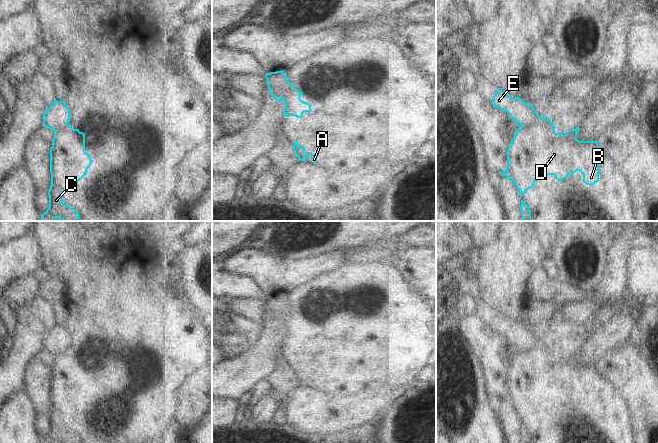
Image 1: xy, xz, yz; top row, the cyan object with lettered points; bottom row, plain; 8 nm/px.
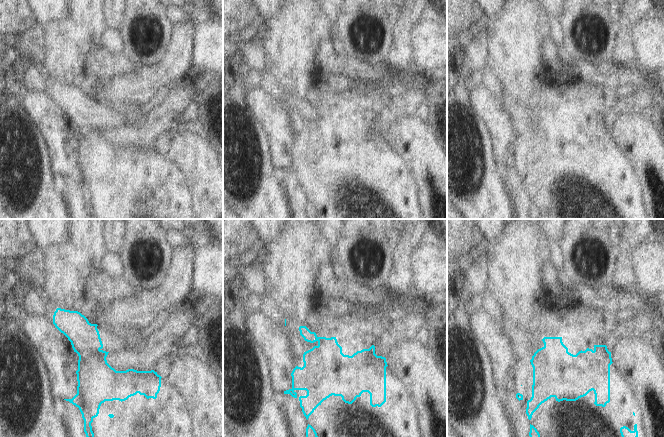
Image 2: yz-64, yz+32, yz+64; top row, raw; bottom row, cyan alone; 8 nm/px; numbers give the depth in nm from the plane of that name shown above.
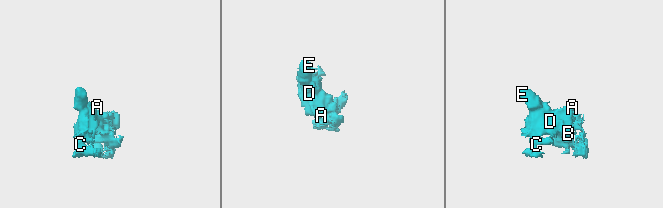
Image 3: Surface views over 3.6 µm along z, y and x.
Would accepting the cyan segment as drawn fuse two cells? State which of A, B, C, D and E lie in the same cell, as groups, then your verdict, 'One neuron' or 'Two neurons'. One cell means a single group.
Groups: A B C D / E. Two neurons

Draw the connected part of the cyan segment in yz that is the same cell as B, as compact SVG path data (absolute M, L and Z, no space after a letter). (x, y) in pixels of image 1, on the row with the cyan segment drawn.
M548 116L530 125L521 126L515 131L514 138L507 149L508 166L505 171L498 172L513 183L522 197L528 189L534 187L543 175L554 175L558 181L579 171L583 182L594 185L599 181L599 145L597 141L579 141L577 132L580 128L570 129L567 133L556 133L555 126Z

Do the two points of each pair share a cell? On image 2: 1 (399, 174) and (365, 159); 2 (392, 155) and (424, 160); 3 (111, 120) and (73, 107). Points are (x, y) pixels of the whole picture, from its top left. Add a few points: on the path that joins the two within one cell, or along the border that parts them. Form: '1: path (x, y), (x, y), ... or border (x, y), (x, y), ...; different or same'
1: path (391, 174), (380, 174), (373, 167); same
2: border (387, 142), (400, 155), (409, 171); different
3: path (102, 117), (85, 113), (82, 110); same

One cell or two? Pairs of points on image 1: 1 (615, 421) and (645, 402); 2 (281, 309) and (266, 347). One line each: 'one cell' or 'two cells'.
1: two cells
2: one cell

